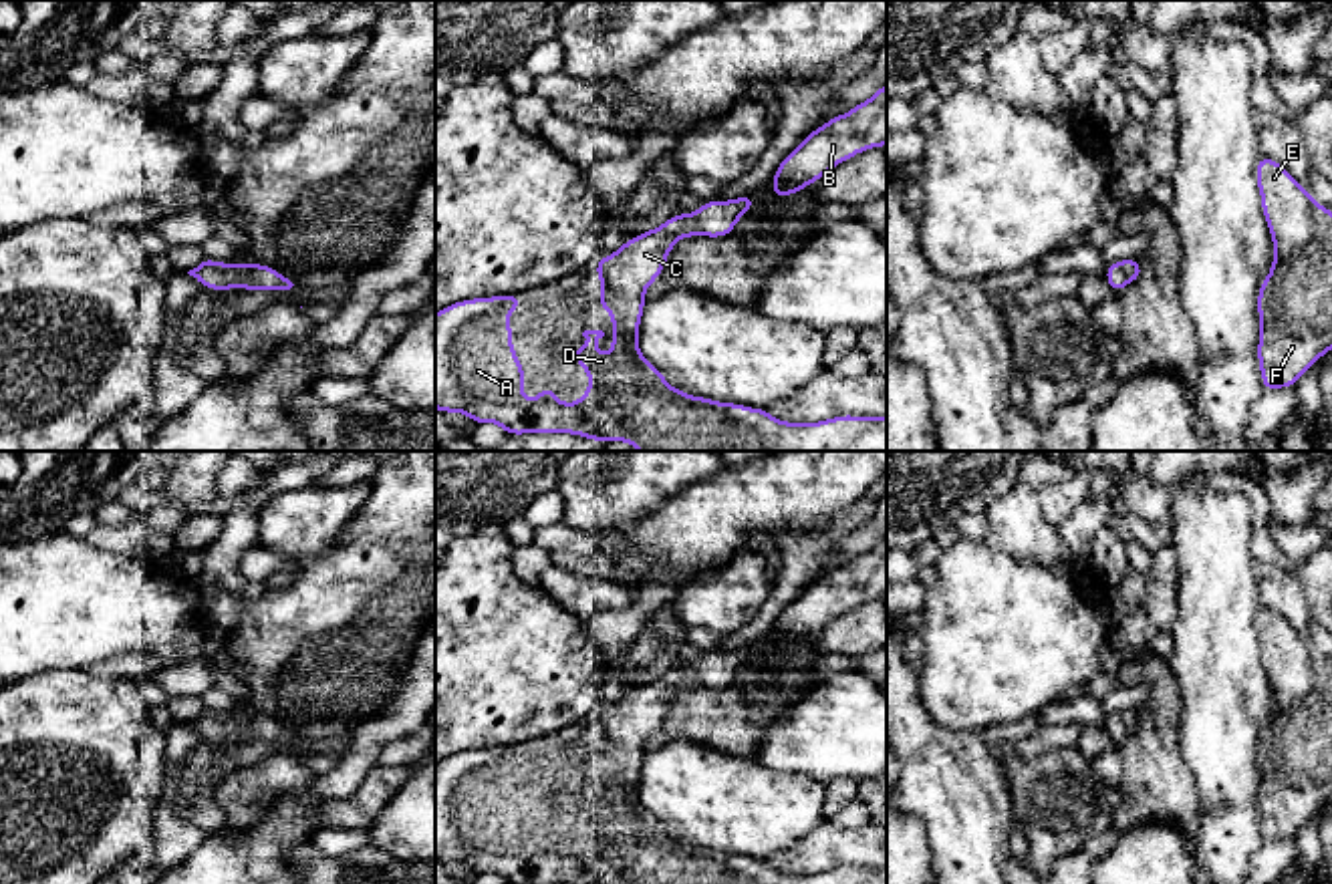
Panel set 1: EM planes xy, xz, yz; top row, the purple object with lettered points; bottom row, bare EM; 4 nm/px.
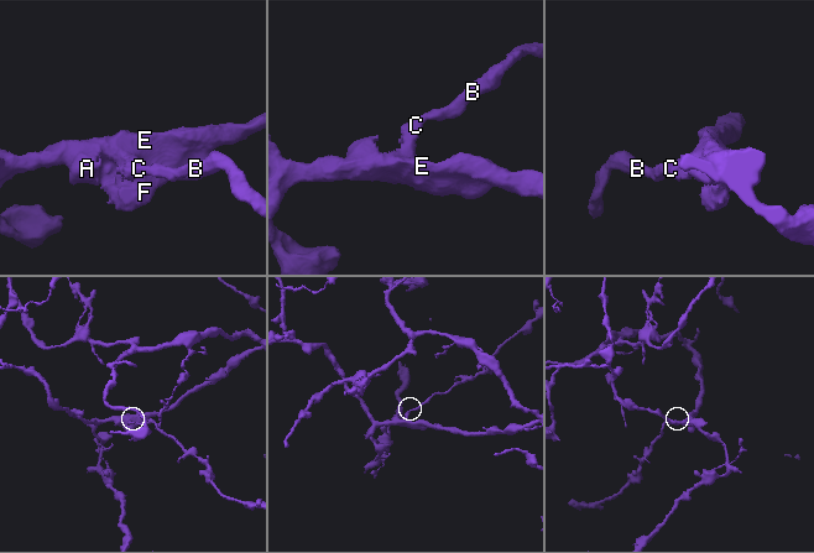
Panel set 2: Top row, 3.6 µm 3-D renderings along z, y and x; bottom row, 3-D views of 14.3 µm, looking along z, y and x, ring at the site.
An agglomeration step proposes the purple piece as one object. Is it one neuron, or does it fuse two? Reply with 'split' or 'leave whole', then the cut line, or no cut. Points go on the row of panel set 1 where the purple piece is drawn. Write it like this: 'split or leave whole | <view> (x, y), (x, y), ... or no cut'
leave whole | no cut

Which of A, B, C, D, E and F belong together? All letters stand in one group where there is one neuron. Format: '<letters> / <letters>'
A B C D E F

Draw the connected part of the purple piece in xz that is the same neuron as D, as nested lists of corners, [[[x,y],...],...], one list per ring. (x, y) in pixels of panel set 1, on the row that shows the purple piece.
[[[754,195],[729,201],[703,201],[693,213],[677,213],[657,230],[629,238],[615,254],[596,258],[596,280],[605,288],[598,304],[613,316],[613,350],[596,352],[603,330],[584,330],[586,346],[576,346],[572,358],[588,373],[588,391],[576,403],[560,403],[554,387],[544,387],[530,403],[524,401],[524,364],[516,358],[510,340],[516,332],[508,316],[522,306],[518,294],[470,298],[453,302],[435,314],[435,409],[463,413],[476,425],[496,423],[508,435],[568,433],[598,443],[623,441],[639,451],[887,451],[887,417],[840,415],[818,423],[788,423],[768,409],[691,397],[673,389],[663,373],[641,352],[637,334],[647,302],[645,290],[653,284],[681,238],[723,238],[756,203]]]

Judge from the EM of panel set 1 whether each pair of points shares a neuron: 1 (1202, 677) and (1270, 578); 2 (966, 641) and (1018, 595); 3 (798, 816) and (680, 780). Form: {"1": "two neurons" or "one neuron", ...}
{"1": "two neurons", "2": "one neuron", "3": "one neuron"}

